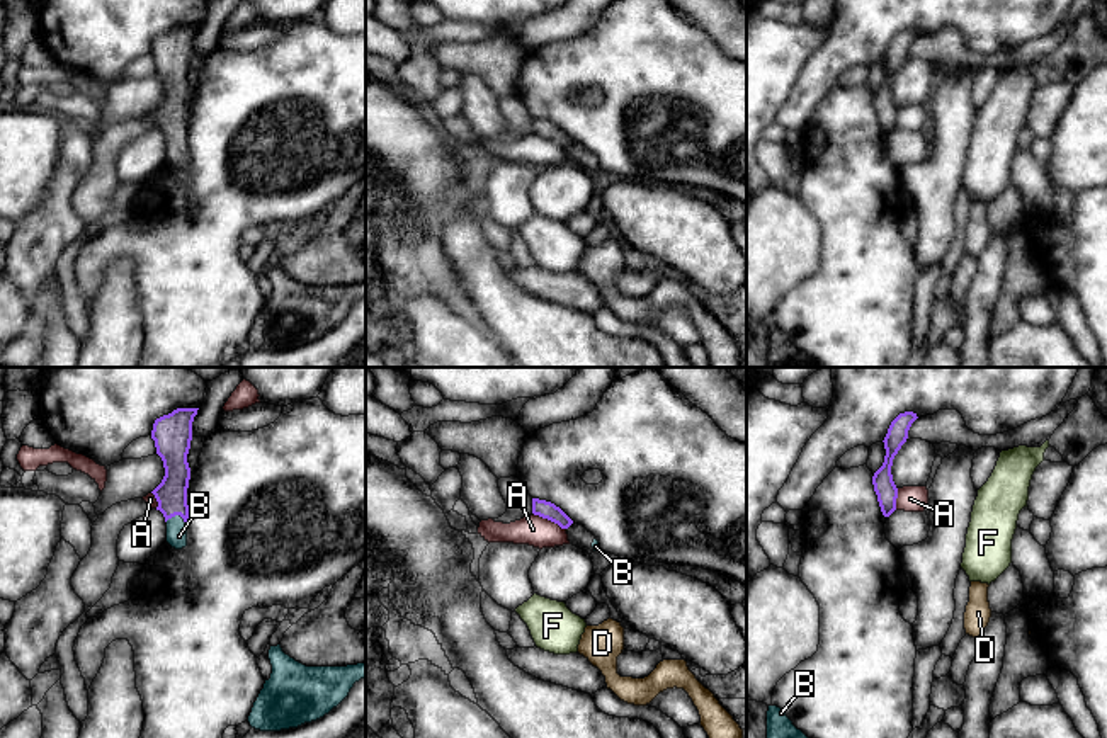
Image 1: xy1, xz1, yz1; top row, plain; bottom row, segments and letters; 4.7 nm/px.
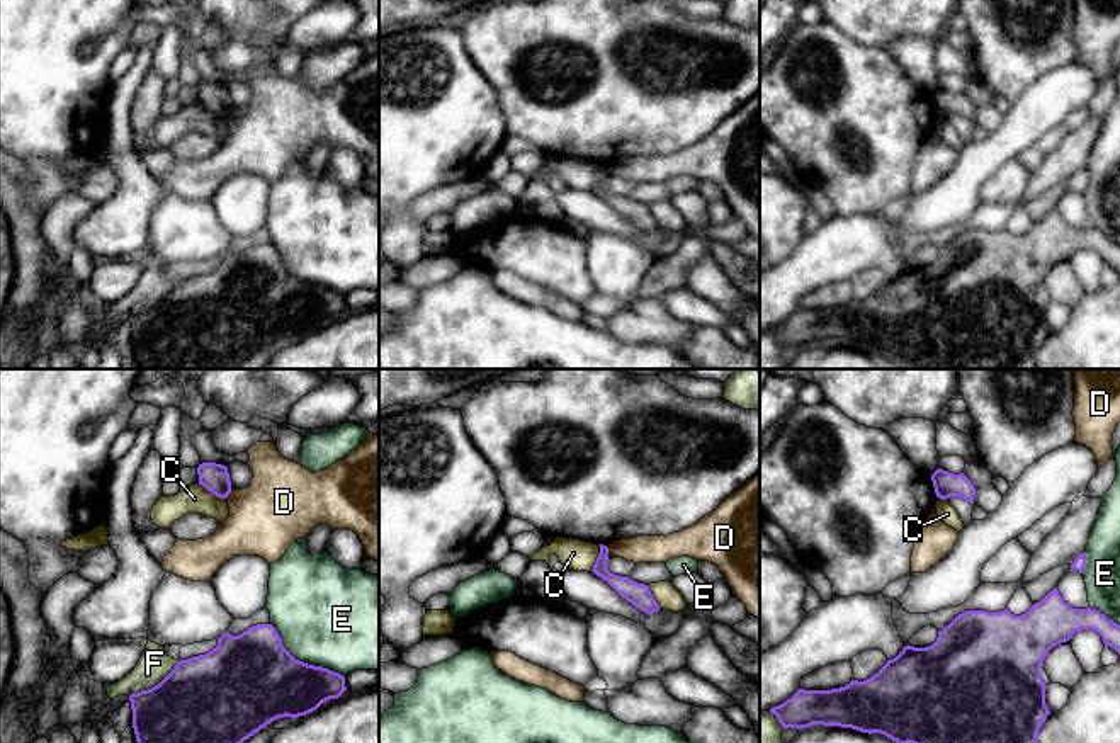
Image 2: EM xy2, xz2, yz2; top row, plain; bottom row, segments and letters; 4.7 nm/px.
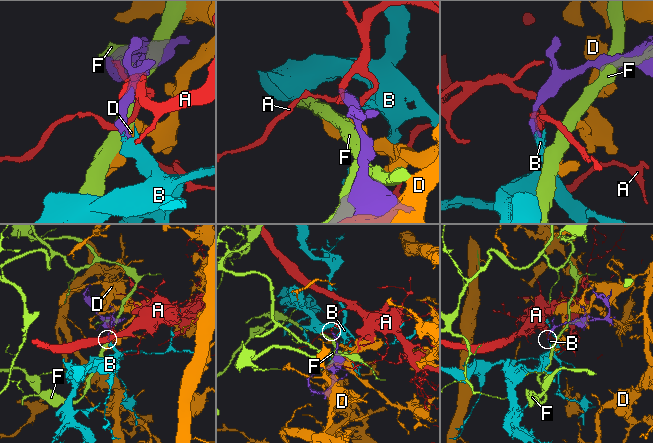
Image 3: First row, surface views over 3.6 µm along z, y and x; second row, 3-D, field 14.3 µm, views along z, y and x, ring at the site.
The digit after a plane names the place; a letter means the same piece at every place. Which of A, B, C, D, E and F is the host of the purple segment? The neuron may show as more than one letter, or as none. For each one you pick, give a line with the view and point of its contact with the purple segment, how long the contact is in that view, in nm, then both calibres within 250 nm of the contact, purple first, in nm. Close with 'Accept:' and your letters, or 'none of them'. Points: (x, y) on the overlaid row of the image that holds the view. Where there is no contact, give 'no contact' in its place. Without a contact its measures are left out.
B: contact xy1 (177, 514); length 110 nm; calibres 150 and 100 nm
Accept: B

